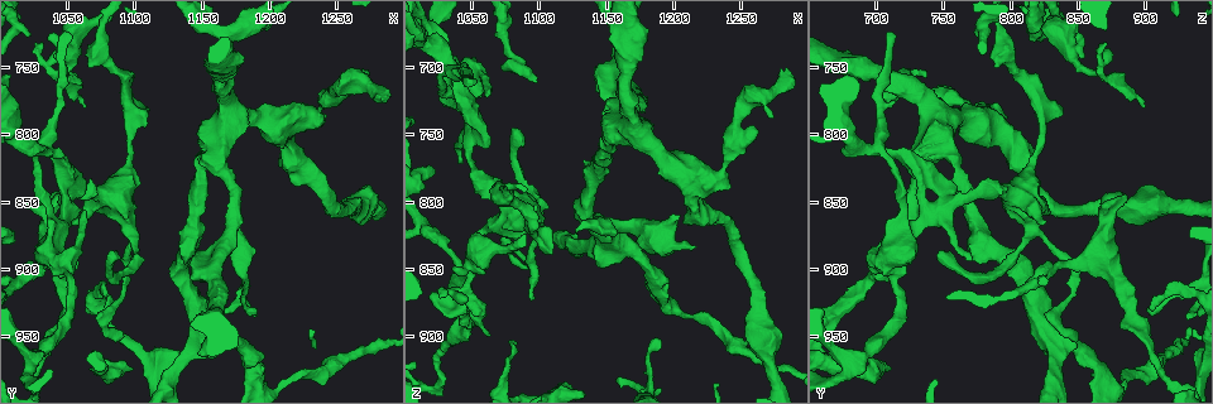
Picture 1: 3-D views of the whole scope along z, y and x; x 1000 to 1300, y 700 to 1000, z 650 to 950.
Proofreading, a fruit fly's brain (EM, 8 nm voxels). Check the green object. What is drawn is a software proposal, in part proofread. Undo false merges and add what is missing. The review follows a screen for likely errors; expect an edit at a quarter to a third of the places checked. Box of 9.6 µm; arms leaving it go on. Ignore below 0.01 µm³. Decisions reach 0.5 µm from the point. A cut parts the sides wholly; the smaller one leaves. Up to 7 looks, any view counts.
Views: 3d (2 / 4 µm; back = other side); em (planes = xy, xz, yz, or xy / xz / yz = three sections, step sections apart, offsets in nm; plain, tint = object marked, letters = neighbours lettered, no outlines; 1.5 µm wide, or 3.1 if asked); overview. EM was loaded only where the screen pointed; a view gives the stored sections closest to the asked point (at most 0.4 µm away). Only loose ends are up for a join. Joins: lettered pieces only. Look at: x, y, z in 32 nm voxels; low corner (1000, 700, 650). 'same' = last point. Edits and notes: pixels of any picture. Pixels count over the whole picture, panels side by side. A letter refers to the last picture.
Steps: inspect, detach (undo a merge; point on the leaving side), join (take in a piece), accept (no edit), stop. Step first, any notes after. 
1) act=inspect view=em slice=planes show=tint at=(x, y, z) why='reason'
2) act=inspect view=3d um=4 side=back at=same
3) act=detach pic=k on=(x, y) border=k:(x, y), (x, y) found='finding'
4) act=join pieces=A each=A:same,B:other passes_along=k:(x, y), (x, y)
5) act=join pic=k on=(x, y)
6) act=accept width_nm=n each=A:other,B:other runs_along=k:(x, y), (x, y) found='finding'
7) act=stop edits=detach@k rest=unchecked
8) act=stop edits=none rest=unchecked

act=inspect view=em slice=yz step=8 show=tint at=(1270, 852, 916) why='sudden change in width'

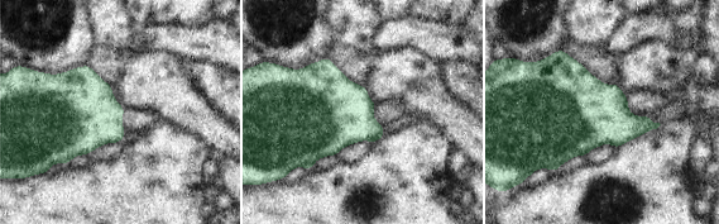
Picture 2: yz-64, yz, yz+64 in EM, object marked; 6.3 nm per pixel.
act=inspect view=em slice=yz step=8 show=letters at=same why='what lies round it'

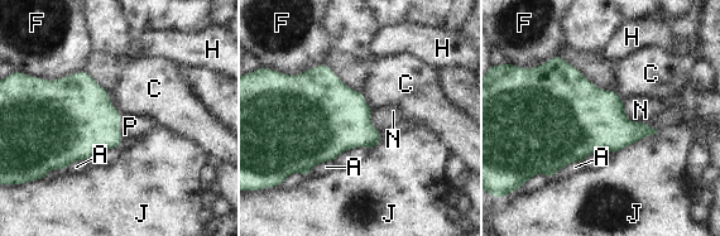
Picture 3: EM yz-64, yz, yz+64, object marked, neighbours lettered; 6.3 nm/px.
act=accept each=A:other,C:other,F:other,H:other,J:other,N:other,P:other border=3:(372, 111), (372, 125), (380, 134) found='continuous, no second cell'

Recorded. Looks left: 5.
act=inspect view=em slice=planes show=tint at=(1090, 950, 846) why='branch stops here'

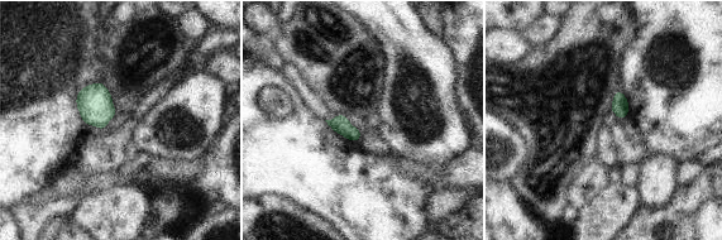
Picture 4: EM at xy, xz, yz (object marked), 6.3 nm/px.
act=inspect view=em slice=planes show=letters at=same why='what lies round it'

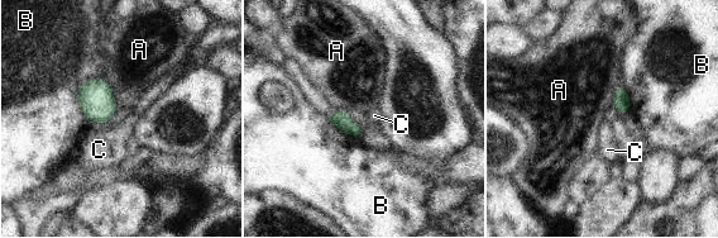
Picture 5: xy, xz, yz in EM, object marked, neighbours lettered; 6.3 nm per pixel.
act=accept each=A:other,B:other,C:other border=5:(101, 76), (108, 82), (118, 109) found='none of them fits'

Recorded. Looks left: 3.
act=inspect view=3d um=2 at=(1052, 726, 714) why='end of a long branch'

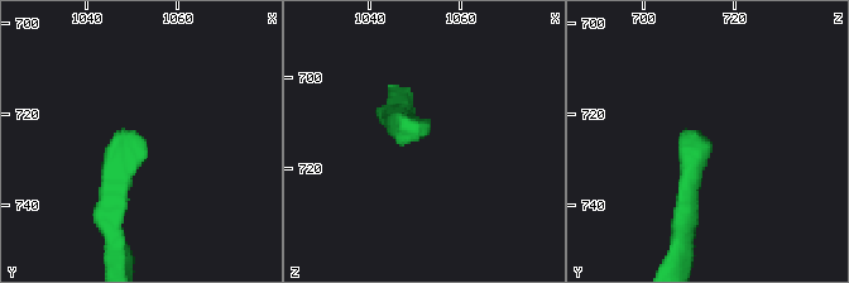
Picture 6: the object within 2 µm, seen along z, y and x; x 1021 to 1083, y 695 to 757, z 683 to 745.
act=inspect view=em slice=planes show=letters at=(1053, 726, 713) why='now the EM'

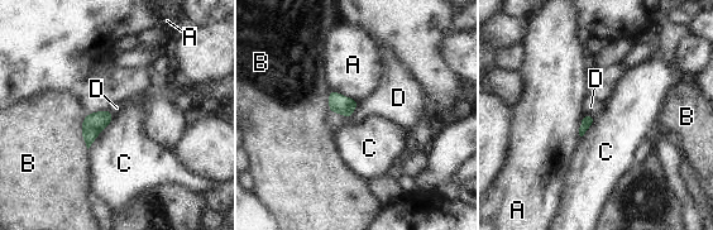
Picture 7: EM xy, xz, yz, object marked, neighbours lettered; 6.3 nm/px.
act=accept longest_contact=C:260nm each=A:other,B:other,C:other,D:other found='none of them fits'

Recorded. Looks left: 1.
act=stop edits=none rest=unchecked

